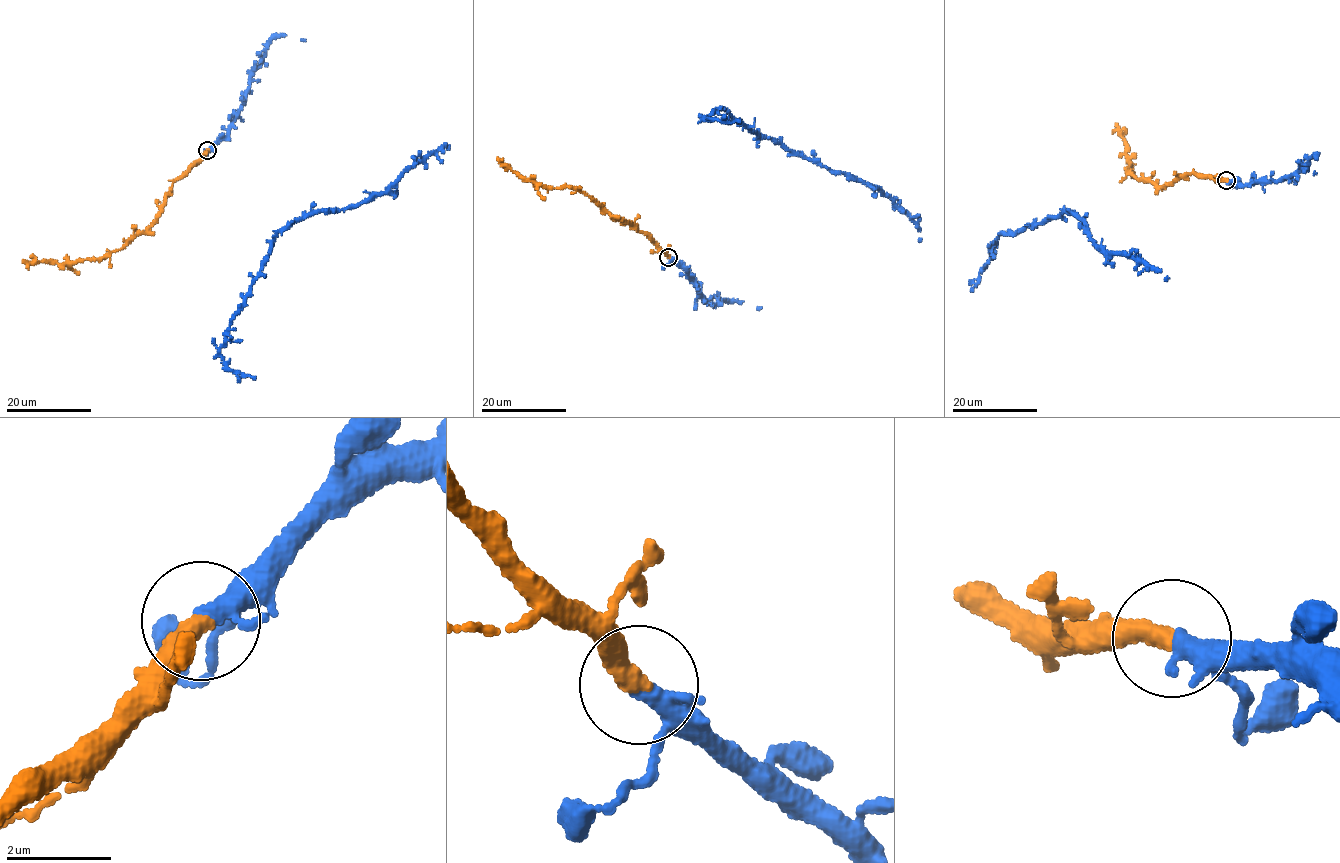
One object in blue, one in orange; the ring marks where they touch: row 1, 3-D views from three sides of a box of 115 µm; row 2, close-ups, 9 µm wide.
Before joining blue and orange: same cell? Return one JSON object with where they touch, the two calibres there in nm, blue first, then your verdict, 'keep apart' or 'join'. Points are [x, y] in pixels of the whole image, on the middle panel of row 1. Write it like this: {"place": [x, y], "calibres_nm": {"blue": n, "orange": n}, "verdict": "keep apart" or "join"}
{"place": [668, 257], "calibres_nm": {"blue": 240, "orange": 400}, "verdict": "join"}

